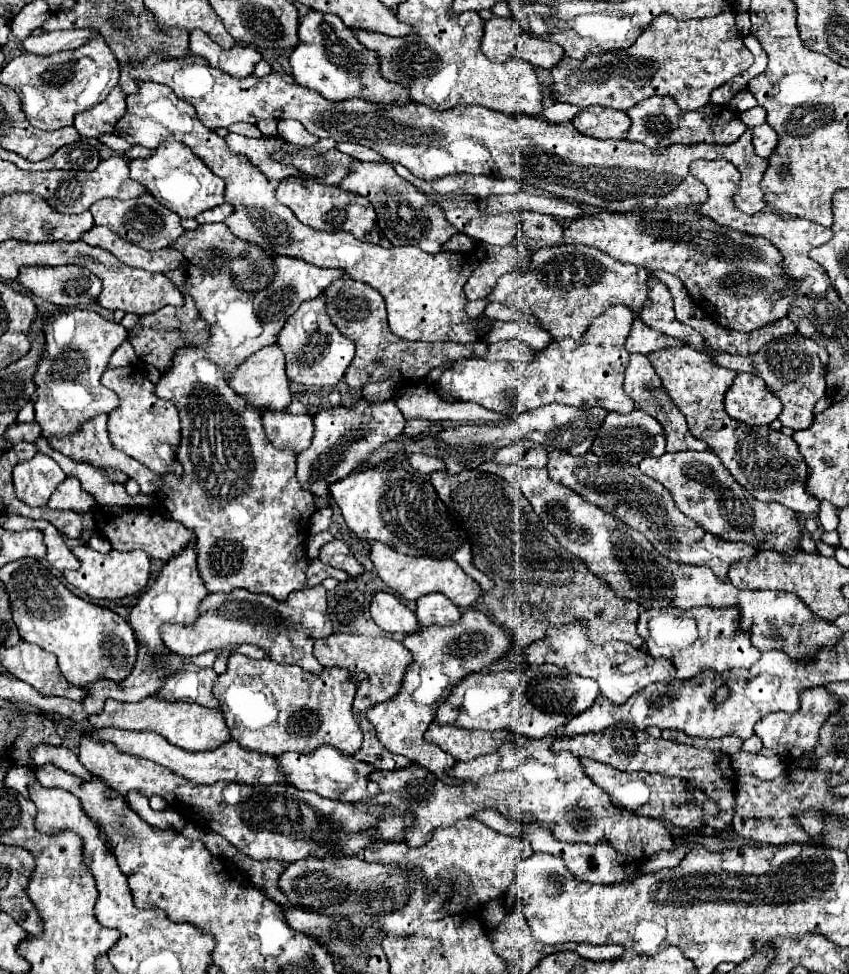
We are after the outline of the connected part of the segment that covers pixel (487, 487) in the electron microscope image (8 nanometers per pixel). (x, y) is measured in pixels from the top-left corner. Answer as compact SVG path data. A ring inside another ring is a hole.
M445 471L431 475L431 485L437 489L439 499L453 511L459 513L459 521L471 539L471 553L475 569L483 571L495 587L483 593L483 603L487 611L493 615L495 621L501 621L503 627L513 631L513 647L525 647L545 637L547 627L553 625L571 625L571 621L587 621L589 637L593 643L607 643L607 641L625 641L633 647L641 647L643 639L637 635L637 609L631 601L619 599L603 579L597 579L587 571L587 565L581 559L569 555L567 549L559 547L557 539L543 527L539 515L529 505L527 497L511 487L507 481L499 479L497 475L481 473L481 471L461 471L457 475L449 475Z

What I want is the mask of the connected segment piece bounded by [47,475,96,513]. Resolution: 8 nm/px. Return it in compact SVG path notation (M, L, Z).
M67 475L65 481L53 491L47 507L51 509L69 509L69 511L91 511L96 501L81 489L79 479Z

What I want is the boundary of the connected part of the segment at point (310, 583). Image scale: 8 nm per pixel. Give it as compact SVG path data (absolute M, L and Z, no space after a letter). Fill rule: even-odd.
M313 559L307 567L307 589L319 585L327 577L333 577L337 581L345 581L349 575L341 569L333 569L331 565L325 565L321 559Z

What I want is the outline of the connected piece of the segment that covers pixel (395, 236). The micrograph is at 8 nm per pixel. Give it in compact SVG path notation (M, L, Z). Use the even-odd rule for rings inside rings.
M355 159L355 163L351 163L351 173L343 177L339 187L343 191L367 197L367 201L375 207L379 229L393 245L415 245L427 253L439 253L443 243L447 243L457 233L455 227L447 223L443 209L435 207L435 203L427 203L427 199L423 199L423 193L415 185L407 183L395 173L391 161L367 163Z

